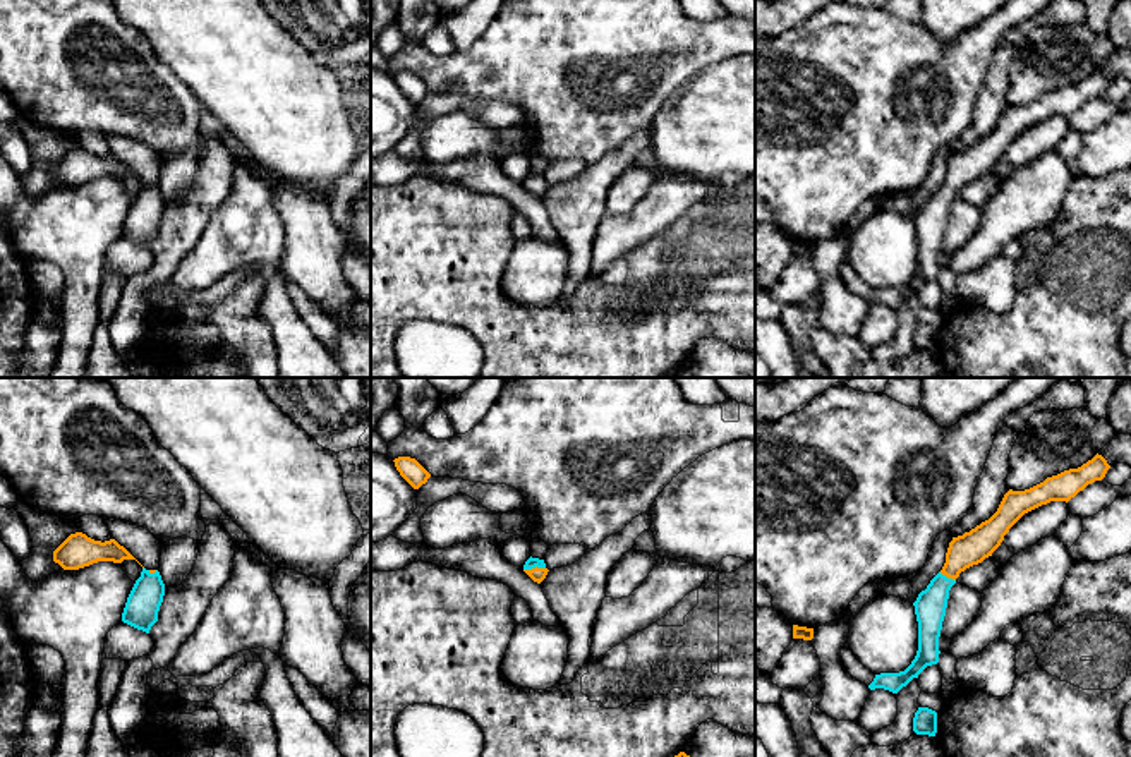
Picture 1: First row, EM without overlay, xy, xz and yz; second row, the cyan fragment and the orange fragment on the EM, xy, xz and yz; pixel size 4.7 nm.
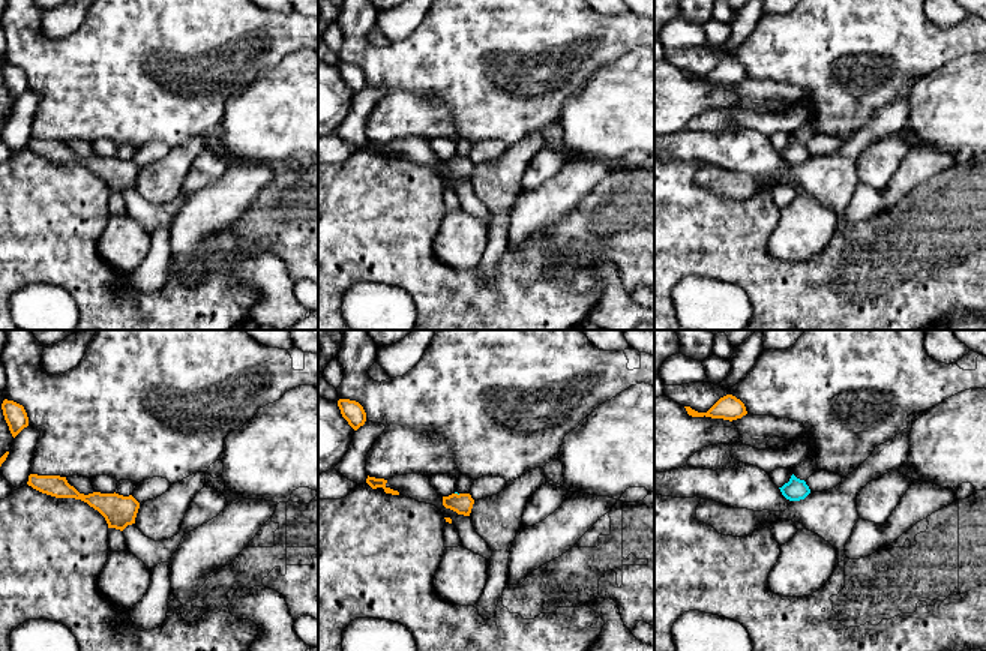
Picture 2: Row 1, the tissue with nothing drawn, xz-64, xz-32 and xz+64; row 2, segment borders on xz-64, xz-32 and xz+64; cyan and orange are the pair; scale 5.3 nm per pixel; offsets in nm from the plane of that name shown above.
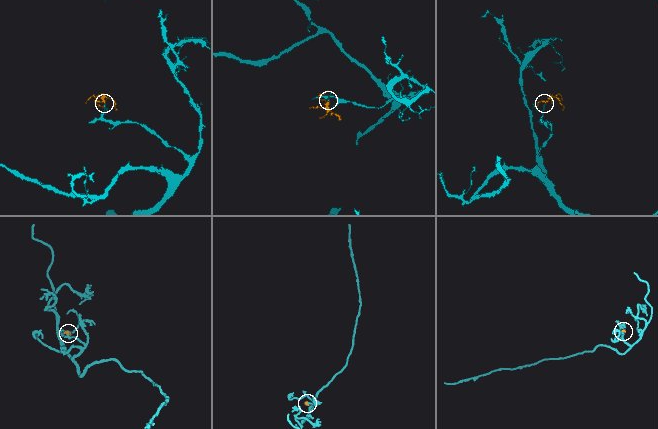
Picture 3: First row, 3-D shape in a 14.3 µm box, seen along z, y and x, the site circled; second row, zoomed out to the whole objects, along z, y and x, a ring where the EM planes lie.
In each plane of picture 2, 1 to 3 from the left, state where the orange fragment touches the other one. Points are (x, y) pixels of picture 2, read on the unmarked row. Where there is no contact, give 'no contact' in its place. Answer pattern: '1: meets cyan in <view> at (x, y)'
1: no contact
2: meets cyan in xz-32 at (458, 158)
3: no contact

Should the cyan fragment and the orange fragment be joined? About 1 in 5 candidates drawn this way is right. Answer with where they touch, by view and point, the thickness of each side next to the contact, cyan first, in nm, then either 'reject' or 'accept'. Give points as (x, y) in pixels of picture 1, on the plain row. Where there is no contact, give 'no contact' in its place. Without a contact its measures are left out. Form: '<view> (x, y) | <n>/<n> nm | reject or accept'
xz (534, 182) | 50/70 nm | accept

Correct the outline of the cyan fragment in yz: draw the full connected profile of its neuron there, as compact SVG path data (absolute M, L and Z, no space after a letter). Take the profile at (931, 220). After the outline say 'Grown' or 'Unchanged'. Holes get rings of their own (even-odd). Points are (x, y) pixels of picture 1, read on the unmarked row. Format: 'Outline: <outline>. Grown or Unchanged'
Outline: M1102 70L1078 84L1064 86L1047 93L1043 98L1025 105L1009 105L997 127L970 148L953 153L946 168L942 185L930 196L913 218L918 237L918 266L911 280L899 288L875 290L870 306L884 304L898 309L913 294L932 280L939 278L939 252L946 232L949 206L966 184L982 179L1001 161L1009 144L1028 127L1050 117L1069 117L1088 100L1102 96L1110 81Z. Grown

